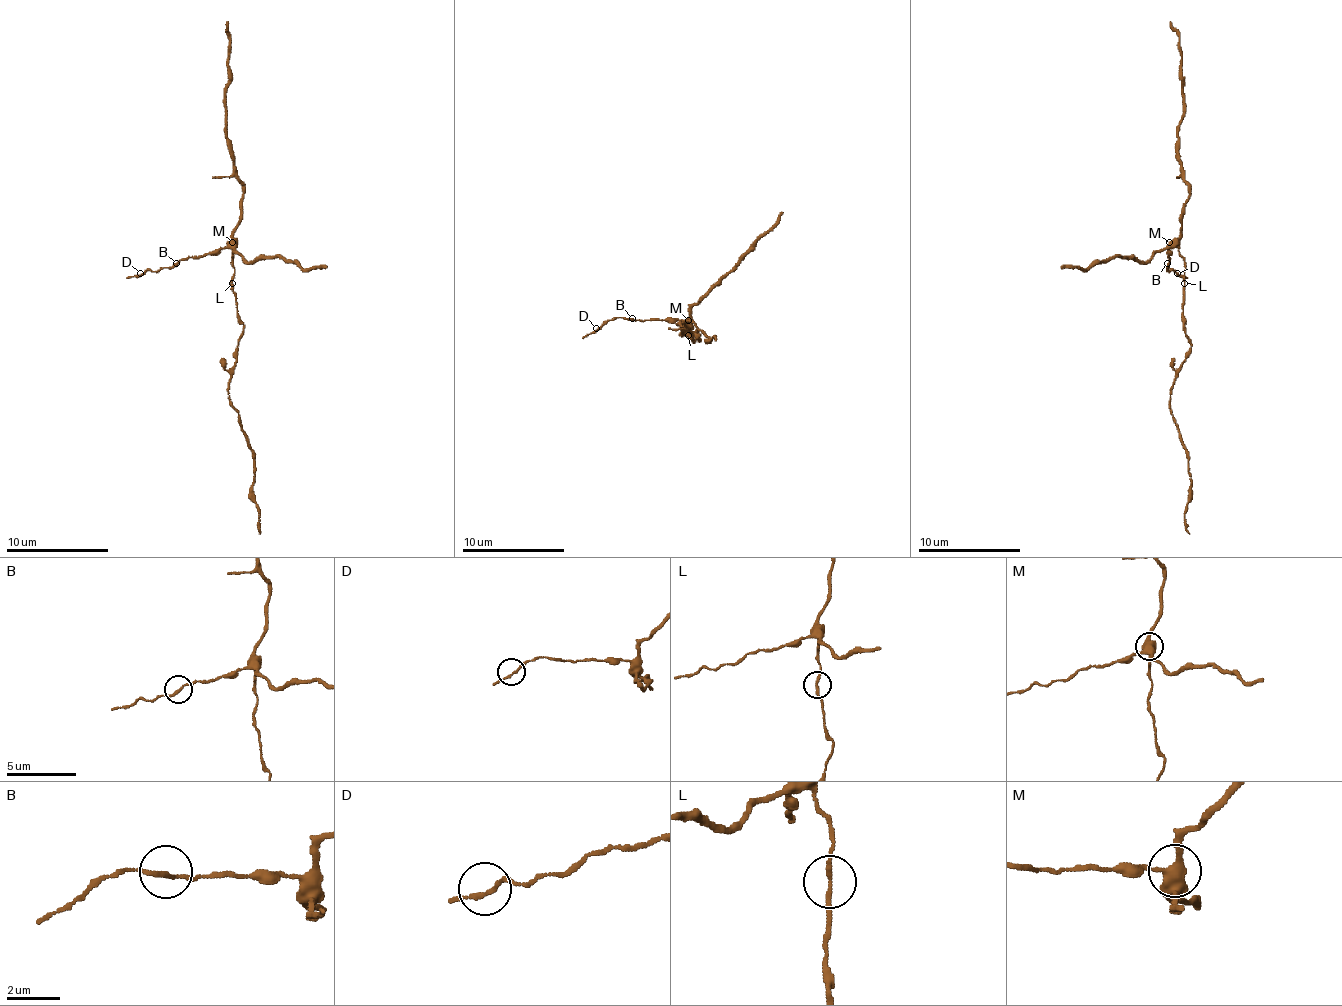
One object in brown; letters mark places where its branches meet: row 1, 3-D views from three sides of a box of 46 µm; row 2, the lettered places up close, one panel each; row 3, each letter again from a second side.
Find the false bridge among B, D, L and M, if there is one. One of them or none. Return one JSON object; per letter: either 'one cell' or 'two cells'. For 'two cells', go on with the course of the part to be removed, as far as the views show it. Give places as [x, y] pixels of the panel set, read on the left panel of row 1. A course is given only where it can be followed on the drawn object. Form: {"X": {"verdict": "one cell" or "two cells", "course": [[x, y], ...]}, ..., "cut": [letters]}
{"B": {"verdict": "one cell"}, "D": {"verdict": "one cell"}, "L": {"verdict": "one cell"}, "M": {"verdict": "one cell"}, "cut": []}

